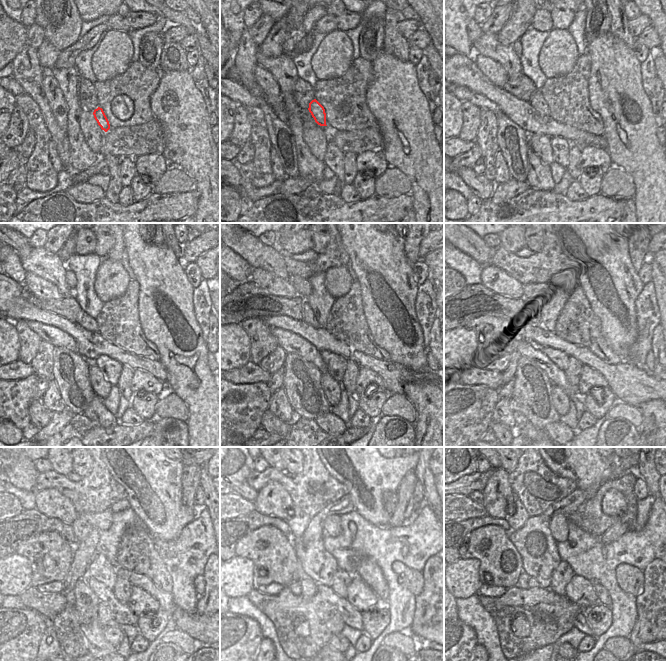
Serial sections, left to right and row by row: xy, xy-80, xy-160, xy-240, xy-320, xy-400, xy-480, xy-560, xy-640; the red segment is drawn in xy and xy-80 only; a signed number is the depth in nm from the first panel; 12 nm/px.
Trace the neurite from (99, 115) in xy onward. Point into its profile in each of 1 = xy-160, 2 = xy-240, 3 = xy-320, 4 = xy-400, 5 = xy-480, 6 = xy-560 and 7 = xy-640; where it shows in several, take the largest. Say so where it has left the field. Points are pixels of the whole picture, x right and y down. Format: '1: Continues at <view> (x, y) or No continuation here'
1: Continues at xy-160 (537, 101)
2: Continues at xy-240 (87, 322)
3: Continues at xy-320 (308, 316)
4: Continues at xy-400 (532, 311)
5: Continues at xy-480 (81, 528)
6: Continues at xy-560 (298, 523)
7: Continues at xy-640 (518, 519)

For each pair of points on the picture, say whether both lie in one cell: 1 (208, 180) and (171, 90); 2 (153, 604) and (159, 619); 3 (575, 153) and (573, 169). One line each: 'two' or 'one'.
1: one
2: two
3: one

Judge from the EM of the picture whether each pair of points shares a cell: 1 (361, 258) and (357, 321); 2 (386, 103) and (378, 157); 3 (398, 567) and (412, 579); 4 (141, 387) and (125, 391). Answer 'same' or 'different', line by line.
1: different
2: different
3: same
4: different

